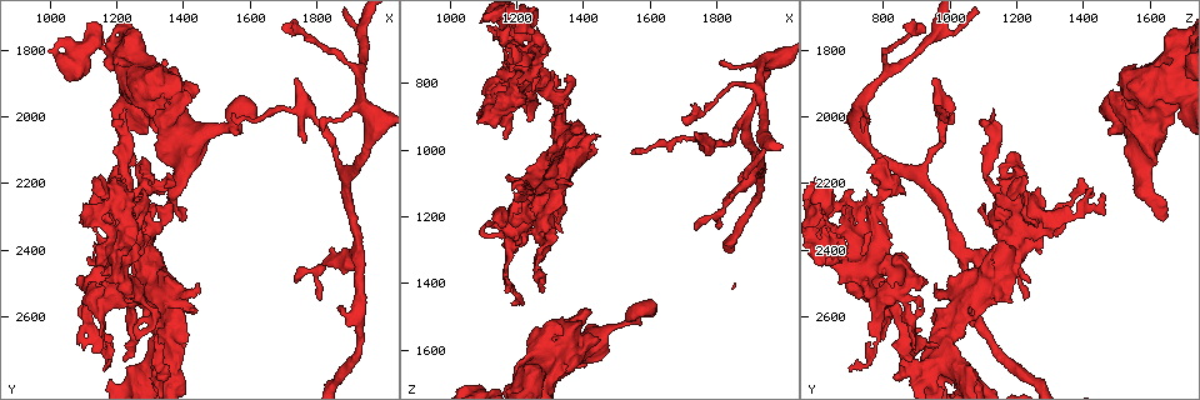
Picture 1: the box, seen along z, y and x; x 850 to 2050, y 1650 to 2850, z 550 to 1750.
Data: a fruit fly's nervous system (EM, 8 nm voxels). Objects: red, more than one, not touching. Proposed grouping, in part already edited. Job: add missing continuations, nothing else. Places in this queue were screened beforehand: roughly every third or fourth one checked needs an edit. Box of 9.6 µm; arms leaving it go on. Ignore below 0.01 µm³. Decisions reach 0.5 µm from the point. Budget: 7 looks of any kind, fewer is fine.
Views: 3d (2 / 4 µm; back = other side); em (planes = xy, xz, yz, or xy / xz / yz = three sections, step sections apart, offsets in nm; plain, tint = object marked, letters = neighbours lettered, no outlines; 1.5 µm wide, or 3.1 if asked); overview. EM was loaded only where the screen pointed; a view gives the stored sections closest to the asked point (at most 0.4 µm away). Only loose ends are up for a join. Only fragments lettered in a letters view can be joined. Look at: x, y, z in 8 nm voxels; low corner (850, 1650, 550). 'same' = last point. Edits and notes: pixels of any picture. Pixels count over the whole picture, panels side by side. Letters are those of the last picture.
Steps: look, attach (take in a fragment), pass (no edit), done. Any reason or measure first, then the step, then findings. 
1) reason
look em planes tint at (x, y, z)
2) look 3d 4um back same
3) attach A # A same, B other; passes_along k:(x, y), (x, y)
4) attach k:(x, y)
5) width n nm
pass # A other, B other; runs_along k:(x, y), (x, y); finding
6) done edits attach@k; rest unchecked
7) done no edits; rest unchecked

an open end
look em xz step 8 letters at (1100, 2700, 890)

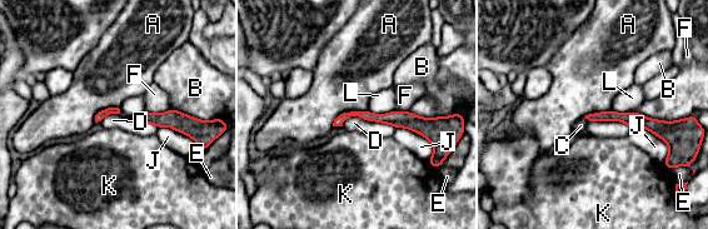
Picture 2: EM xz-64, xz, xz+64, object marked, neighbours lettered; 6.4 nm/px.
cut it another way
look em planes letters same

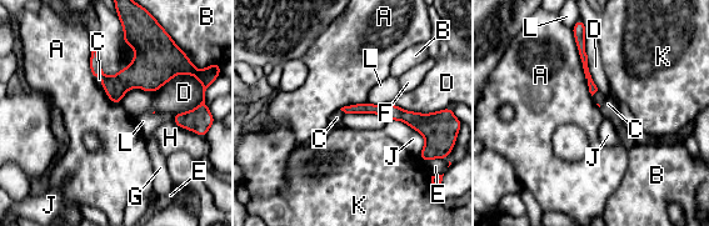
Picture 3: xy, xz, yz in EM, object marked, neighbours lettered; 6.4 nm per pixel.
longest_contact D 500 nm
attach C # A other, B other, C same, D other, E other, F other, G other, H other, J other, K other, L other; passes_along 3:(367, 108), (343, 110), (336, 117); it goes on there

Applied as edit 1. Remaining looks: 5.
look overview

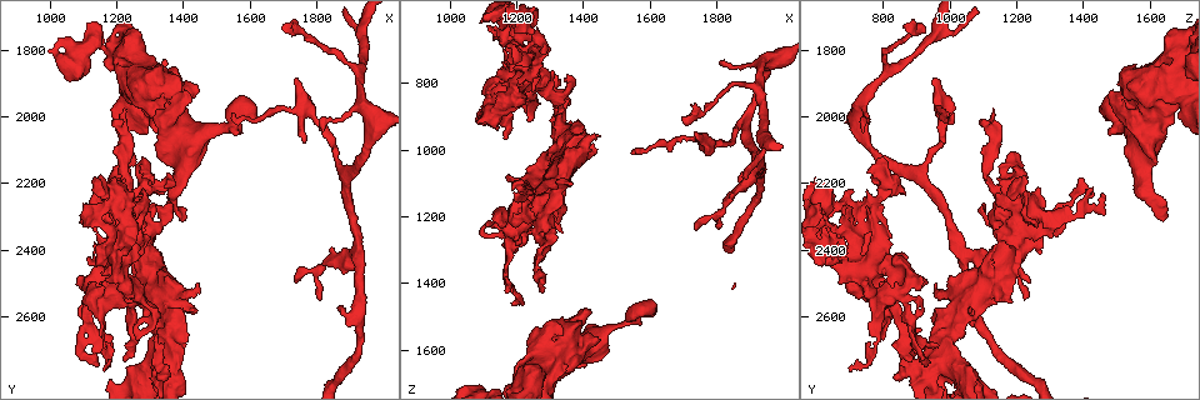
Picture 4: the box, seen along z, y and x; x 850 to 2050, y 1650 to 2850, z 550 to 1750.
an open end
look em xy step 4 letters at (1170, 2210, 1430)

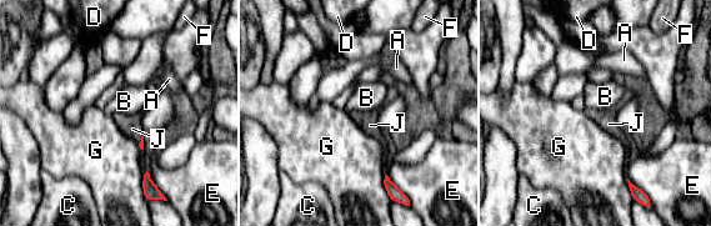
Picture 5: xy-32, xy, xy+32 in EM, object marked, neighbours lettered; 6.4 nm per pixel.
another direction
look em planes letters same

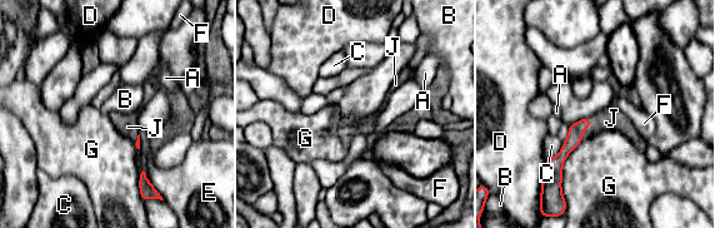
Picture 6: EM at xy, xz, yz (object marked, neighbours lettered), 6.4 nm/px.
longest_contact G 340 nm
attach J # A other, B other, C other, D other, E other, F other, G other, J same; the neuron continues

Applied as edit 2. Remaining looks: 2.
done edits attach@3, attach@6; rest unchecked

